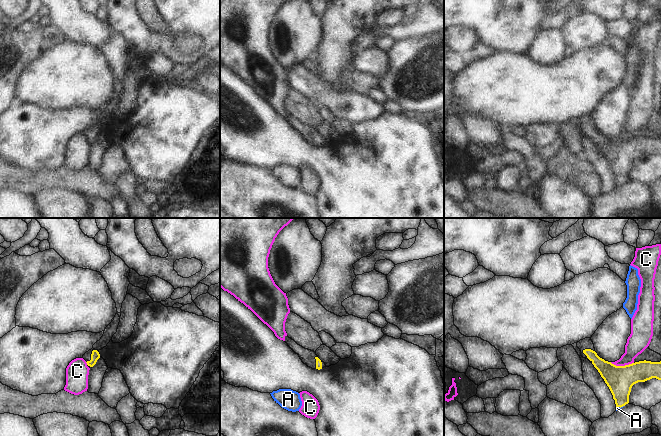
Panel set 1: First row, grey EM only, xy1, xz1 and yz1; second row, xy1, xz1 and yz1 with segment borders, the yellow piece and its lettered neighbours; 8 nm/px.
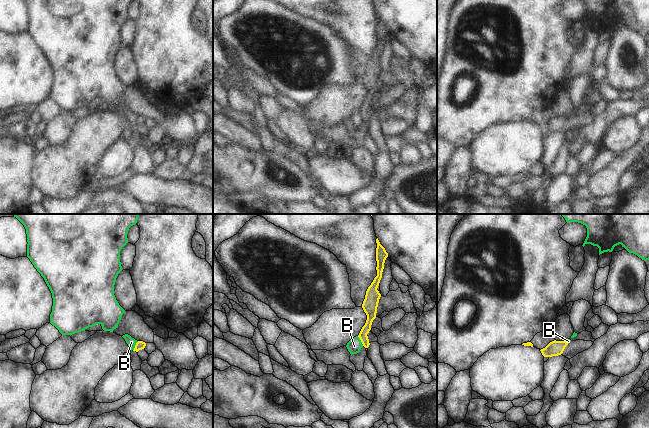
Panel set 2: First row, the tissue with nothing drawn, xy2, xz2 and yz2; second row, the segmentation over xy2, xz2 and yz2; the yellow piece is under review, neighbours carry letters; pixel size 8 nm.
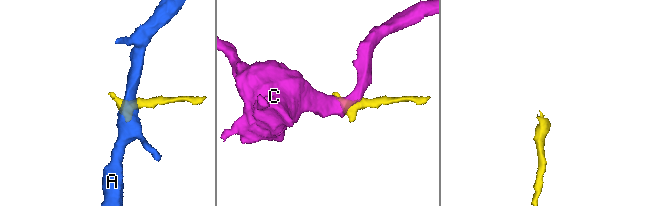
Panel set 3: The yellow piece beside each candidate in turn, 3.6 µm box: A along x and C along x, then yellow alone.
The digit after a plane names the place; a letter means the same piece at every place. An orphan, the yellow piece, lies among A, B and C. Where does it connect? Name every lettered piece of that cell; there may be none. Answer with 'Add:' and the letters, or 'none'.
Add: none

